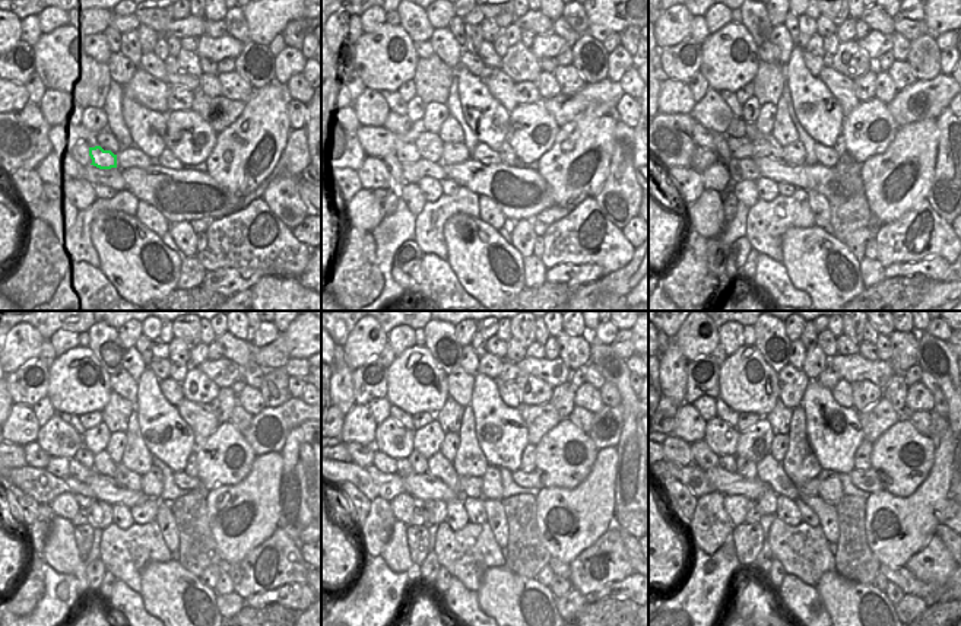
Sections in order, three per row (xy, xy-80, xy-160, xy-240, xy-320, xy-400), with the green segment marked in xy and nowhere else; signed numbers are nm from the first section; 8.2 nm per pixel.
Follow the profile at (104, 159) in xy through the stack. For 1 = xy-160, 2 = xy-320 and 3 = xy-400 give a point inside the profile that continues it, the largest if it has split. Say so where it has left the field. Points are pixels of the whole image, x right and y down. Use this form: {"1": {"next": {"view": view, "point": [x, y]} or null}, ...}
{"1": {"next": {"view": "xy-160", "point": [795, 153]}}, "2": {"next": {"view": "xy-320", "point": [492, 486]}}, "3": {"next": {"view": "xy-400", "point": [830, 489]}}}

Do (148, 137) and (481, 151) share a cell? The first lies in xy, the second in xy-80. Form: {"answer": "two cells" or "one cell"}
{"answer": "two cells"}

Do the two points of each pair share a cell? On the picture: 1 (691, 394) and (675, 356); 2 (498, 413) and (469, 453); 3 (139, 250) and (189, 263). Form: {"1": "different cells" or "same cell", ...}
{"1": "different cells", "2": "different cells", "3": "different cells"}

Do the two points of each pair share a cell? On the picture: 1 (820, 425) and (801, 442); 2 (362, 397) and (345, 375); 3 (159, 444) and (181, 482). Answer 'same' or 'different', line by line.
1: different
2: different
3: different

